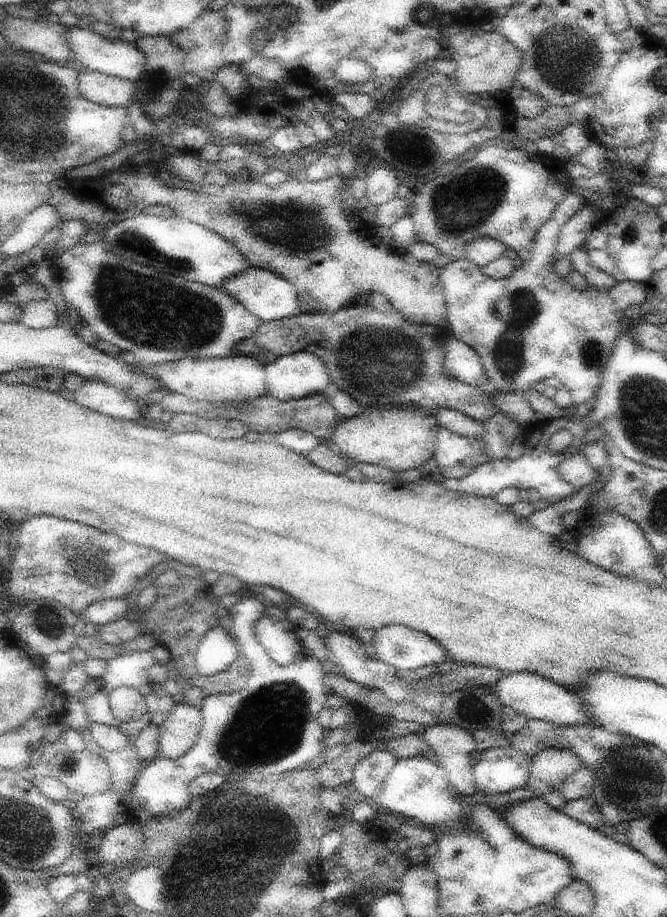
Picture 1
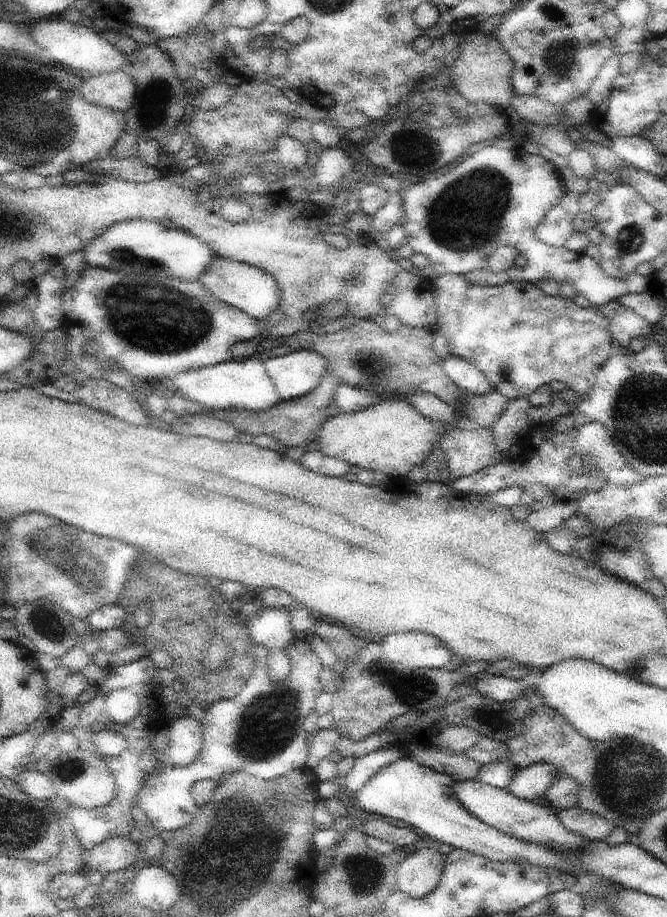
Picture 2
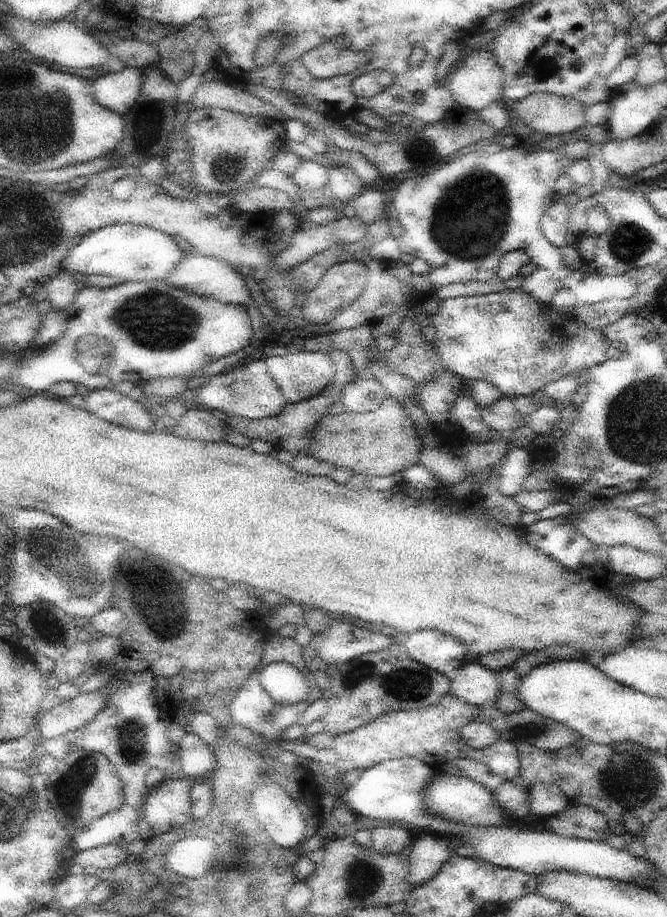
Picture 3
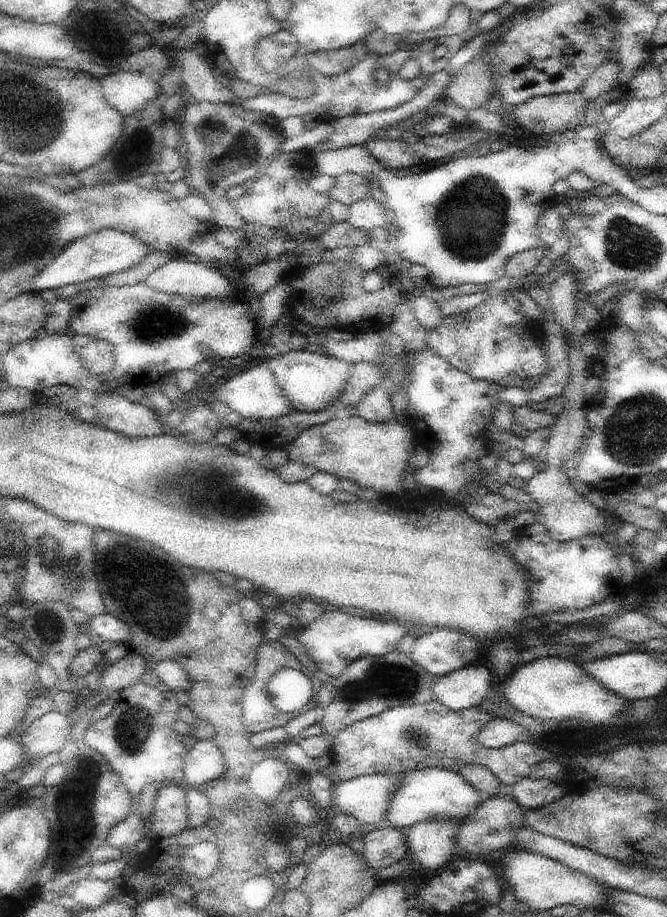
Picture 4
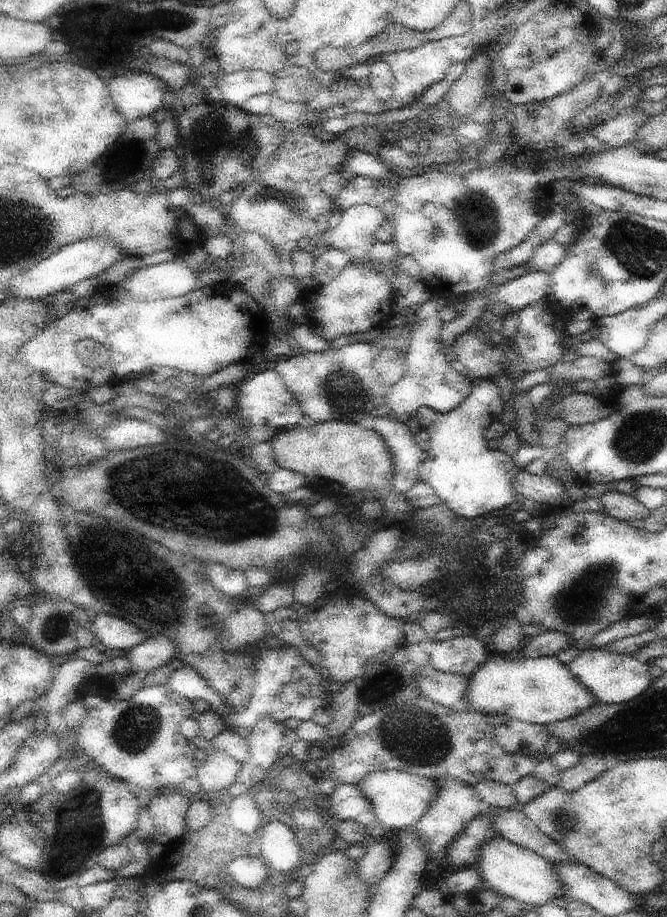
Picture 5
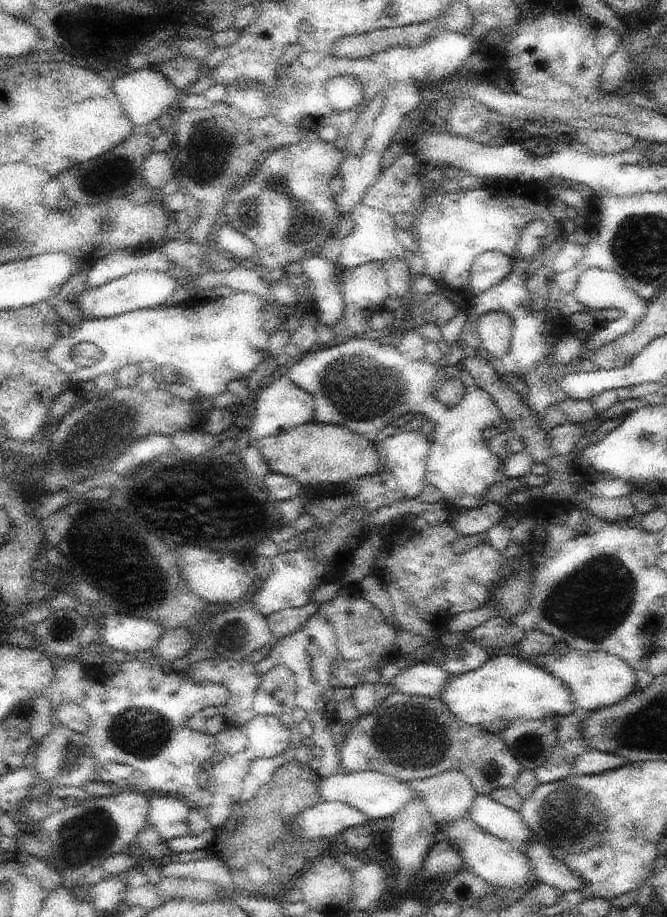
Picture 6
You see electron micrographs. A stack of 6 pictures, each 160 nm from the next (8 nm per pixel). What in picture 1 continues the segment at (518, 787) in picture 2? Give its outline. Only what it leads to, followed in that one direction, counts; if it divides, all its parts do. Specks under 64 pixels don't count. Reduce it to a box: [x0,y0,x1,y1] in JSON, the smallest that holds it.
[524,749,582,797]

